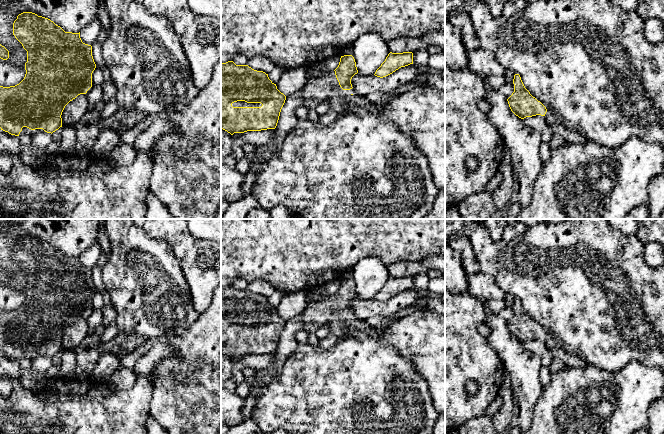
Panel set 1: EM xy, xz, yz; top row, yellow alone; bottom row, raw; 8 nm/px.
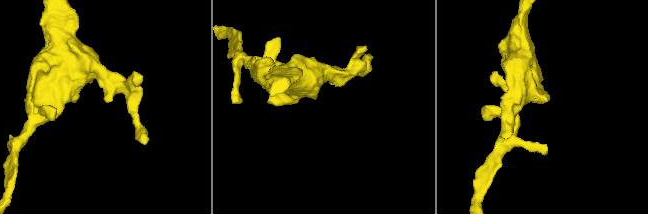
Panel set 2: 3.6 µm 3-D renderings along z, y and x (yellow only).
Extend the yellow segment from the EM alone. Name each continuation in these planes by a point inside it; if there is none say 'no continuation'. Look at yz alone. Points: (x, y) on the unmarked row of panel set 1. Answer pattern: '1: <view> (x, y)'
1: yz (558, 353)

